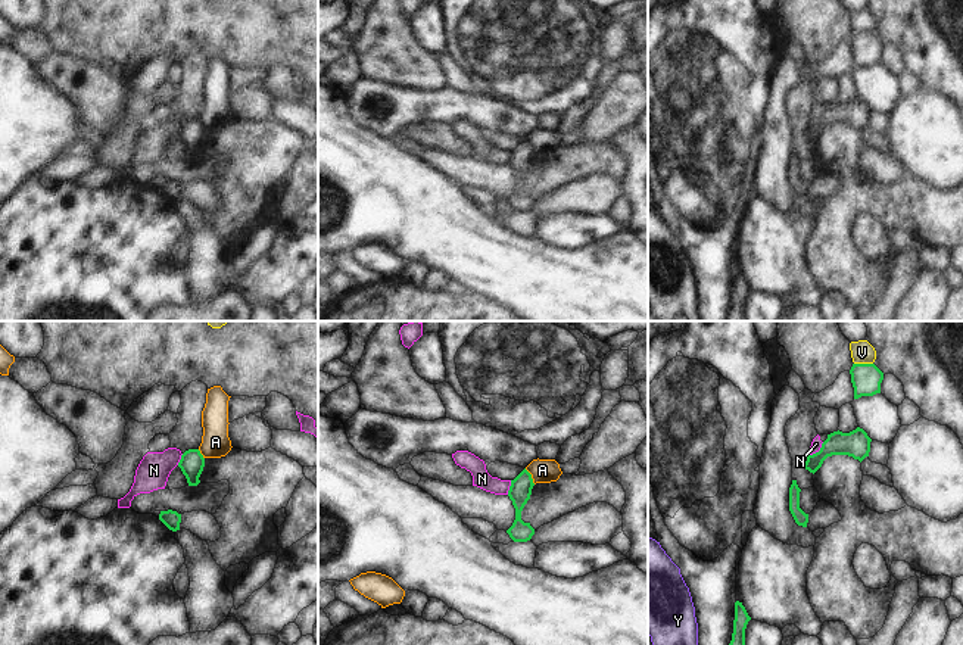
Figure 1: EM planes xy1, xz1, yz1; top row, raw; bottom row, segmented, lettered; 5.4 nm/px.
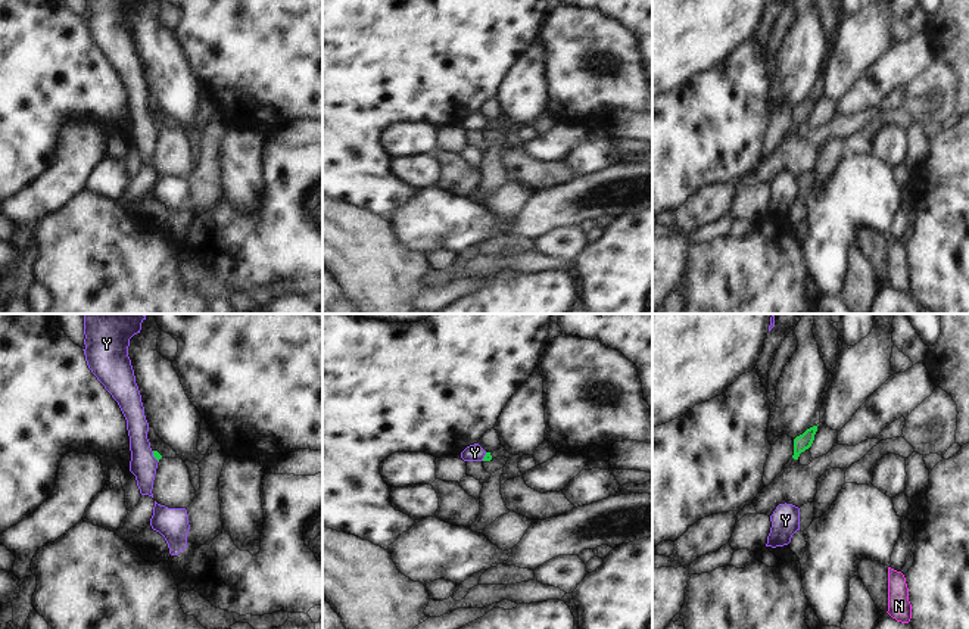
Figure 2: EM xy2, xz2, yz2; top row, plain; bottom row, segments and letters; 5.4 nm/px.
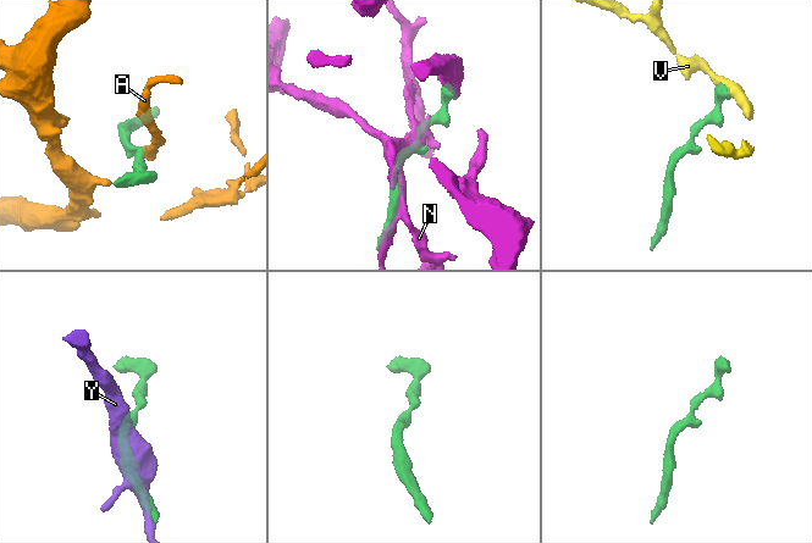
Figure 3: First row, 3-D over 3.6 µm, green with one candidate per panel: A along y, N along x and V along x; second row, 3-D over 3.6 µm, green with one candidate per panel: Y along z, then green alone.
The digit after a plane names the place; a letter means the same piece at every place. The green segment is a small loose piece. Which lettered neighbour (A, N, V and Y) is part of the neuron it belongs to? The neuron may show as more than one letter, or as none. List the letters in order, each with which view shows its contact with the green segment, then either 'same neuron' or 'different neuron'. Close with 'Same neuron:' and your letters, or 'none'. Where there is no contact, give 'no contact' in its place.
A: xz1 | different neuron
N: yz1 | different neuron
V: yz1 | different neuron
Y: xy2 | different neuron
Same neuron: none

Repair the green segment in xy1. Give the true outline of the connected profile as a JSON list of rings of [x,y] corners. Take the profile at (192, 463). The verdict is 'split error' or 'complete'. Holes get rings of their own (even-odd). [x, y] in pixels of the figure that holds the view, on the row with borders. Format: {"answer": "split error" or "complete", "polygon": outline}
{"answer": "complete", "polygon": [[[188,449],[181,455],[178,467],[186,476],[188,486],[197,486],[205,467],[205,458],[199,449]]]}

